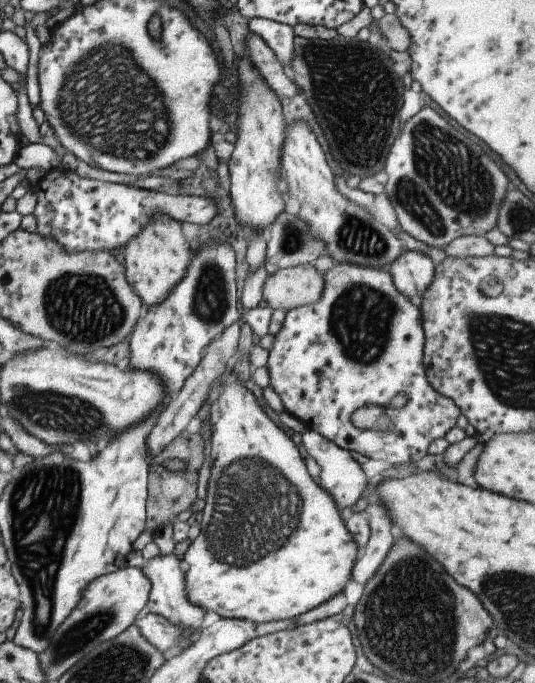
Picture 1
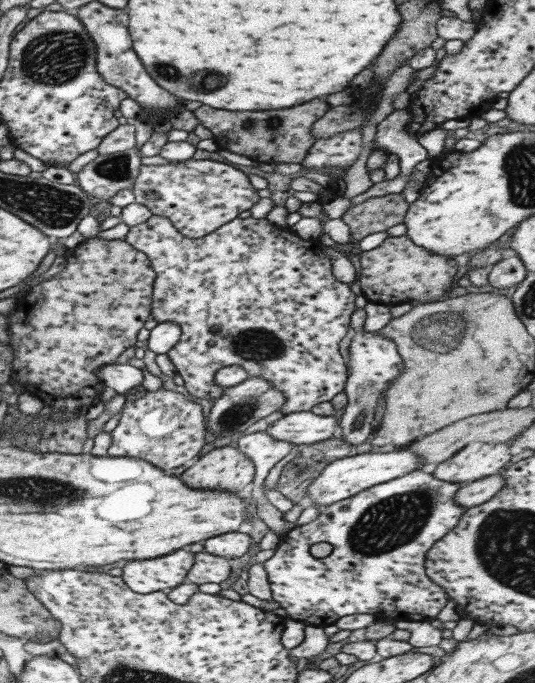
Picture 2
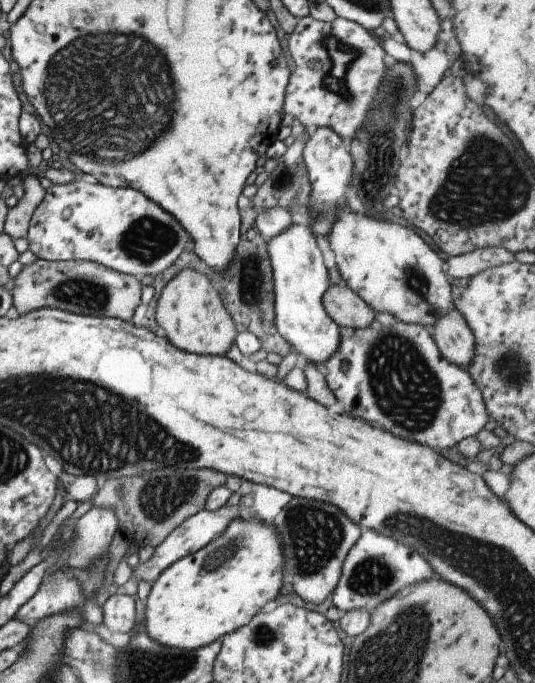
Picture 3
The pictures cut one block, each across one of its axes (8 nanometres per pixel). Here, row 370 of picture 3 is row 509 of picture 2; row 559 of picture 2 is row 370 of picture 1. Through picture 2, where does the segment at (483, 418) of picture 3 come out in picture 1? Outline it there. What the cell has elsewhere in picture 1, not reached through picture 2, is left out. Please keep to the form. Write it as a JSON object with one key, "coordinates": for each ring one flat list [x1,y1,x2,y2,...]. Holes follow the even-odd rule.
{"coordinates":[[337,262,337,263,333,263,333,264,332,264,332,267,331,267,331,268,330,268,330,269,328,269,328,270,327,270,327,271,325,271,325,272,323,272,323,292,321,292,321,296,320,296,320,297,319,297,319,298,317,298,317,302,313,302,313,304,307,304,307,306,299,306,299,308,291,308,291,310,288,310,288,311,286,311,286,314,285,314,285,316,284,316,284,318,283,318,283,324,281,324,281,330,277,330,277,334,275,334,275,336,274,336,274,337,273,337,273,340,272,340,272,342,271,342,271,344,270,344,270,346,269,346,269,348,268,348,268,350,267,350,267,352,268,352,268,353,269,353,269,356,268,356,268,359,267,359,267,364,266,364,266,366,265,366,265,368,267,368,267,376,269,376,269,382,268,382,268,386,269,386,269,387,271,387,271,389,272,389,272,390,273,390,273,392,275,392,275,394,276,394,276,395,277,395,277,396,278,396,278,397,279,397,279,399,280,399,280,400,281,400,281,404,282,404,282,405,283,405,283,406,284,406,284,410,285,410,285,411,286,411,286,412,287,412,287,413,289,413,289,414,290,414,290,415,291,415,291,416,294,416,294,417,295,417,295,418,297,418,297,420,300,420,300,421,301,421,301,422,302,422,302,423,304,423,304,426,305,426,305,427,306,427,306,428,307,428,307,430,308,430,308,429,311,429,311,430,314,430,314,431,315,431,315,432,317,432,317,434,320,434,320,435,321,435,321,436,324,436,324,437,325,437,325,438,326,438,326,439,327,439,327,440,330,440,330,441,331,441,331,442,332,442,332,443,333,443,333,444,334,444,334,445,337,445,337,446,338,446,338,447,339,447,339,448,342,448,342,449,343,449,343,450,347,450,347,451,354,451,354,452,359,452,359,454,363,454,363,456,366,456,366,457,367,457,367,458,372,458,372,460,373,460,373,461,377,461,377,460,381,460,381,461,383,461,383,462,388,462,388,463,389,463,389,464,390,464,390,465,391,465,391,466,398,466,398,465,409,465,409,464,411,464,411,463,413,463,413,462,415,462,415,461,417,461,417,460,419,460,419,459,420,459,420,458,421,458,421,457,422,457,422,456,423,456,423,455,424,455,424,454,426,454,426,448,427,448,427,446,429,446,429,442,431,442,431,440,435,440,435,438,441,438,441,437,443,437,443,436,444,436,444,434,445,434,445,432,447,432,447,430,449,430,449,429,450,429,450,428,453,428,453,426,455,426,455,422,456,422,456,420,457,420,457,417,458,417,458,416,459,416,459,413,460,413,460,410,459,410,459,408,457,408,457,405,456,405,456,404,455,404,455,403,454,403,454,402,453,402,453,401,452,401,452,400,451,400,451,399,450,399,450,398,447,398,447,397,446,397,446,396,441,396,441,394,439,394,439,393,438,393,438,392,437,392,437,391,436,391,436,390,433,390,433,387,432,387,432,386,429,386,429,383,428,383,428,380,427,380,427,379,426,379,426,376,425,376,425,371,424,371,424,366,423,366,423,361,422,361,422,354,423,354,423,347,424,347,424,346,425,346,425,342,424,342,424,332,423,332,423,329,422,329,422,320,421,320,421,315,420,315,420,308,419,308,419,307,417,307,417,306,415,306,415,304,413,304,413,302,411,302,411,301,410,301,410,299,409,299,409,296,405,296,405,295,403,295,403,294,401,294,401,292,399,292,399,291,398,291,398,290,397,290,397,289,396,289,396,288,395,288,395,286,394,286,394,284,393,284,393,281,392,281,392,278,391,278,391,276,390,276,390,274,389,274,389,273,388,273,388,272,387,272,387,271,386,271,386,270,385,270,385,269,383,269,383,268,379,268,379,270,377,270,377,266,355,266,355,264,352,264,352,263,351,263,351,262,341,262,341,263,339,263,339,262],[398,394,404,394,404,395,405,395,405,396,406,396,406,397,407,397,407,401,406,401,406,402,405,402,405,404,404,404,404,405,402,405,402,406,401,406,401,407,397,407,397,408,395,408,395,407,392,407,392,406,390,406,390,407,389,407,389,408,388,408,388,409,387,409,387,406,388,406,388,405,390,405,390,404,389,404,389,403,390,403,390,401,391,401,391,399,392,399,392,398,393,398,393,397,395,397,395,396,396,396,396,395,398,395],[369,404,375,404,375,406,381,406,381,408,384,408,384,407,385,407,385,408,386,408,386,409,387,409,387,415,386,415,386,421,387,421,387,422,388,422,388,423,387,423,387,424,386,424,386,427,383,427,383,426,379,426,379,428,377,428,377,429,373,429,373,430,361,430,361,428,355,428,355,426,353,426,353,424,351,424,351,414,352,414,352,412,353,412,353,410,357,410,357,408,361,408,361,406,369,406]]}

